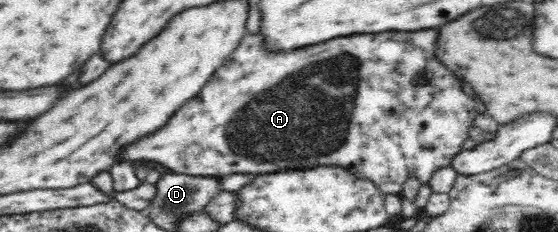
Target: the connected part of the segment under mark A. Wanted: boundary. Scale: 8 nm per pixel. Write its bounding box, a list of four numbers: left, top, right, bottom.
[121,29,480,195]

